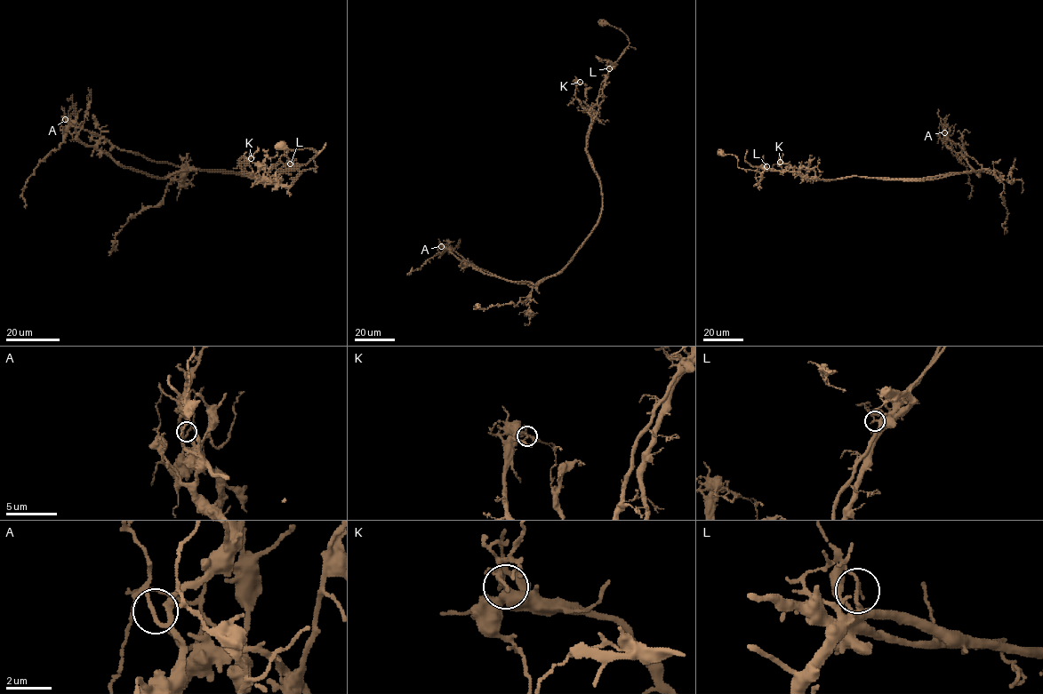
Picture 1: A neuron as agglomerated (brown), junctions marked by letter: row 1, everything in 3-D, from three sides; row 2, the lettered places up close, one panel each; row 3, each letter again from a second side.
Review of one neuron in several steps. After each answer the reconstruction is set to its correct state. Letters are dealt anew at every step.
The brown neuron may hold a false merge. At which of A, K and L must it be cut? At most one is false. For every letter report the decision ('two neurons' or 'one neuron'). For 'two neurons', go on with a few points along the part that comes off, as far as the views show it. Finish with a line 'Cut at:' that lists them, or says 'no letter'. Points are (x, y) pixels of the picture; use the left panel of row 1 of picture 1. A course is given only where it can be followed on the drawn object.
A: one neuron
K: one neuron
L: two neurons | (290, 163), (274, 180), (260, 179), (281, 183), (175, 166), (124, 151), (76, 123), (28, 179), (25, 208)
Cut at: L

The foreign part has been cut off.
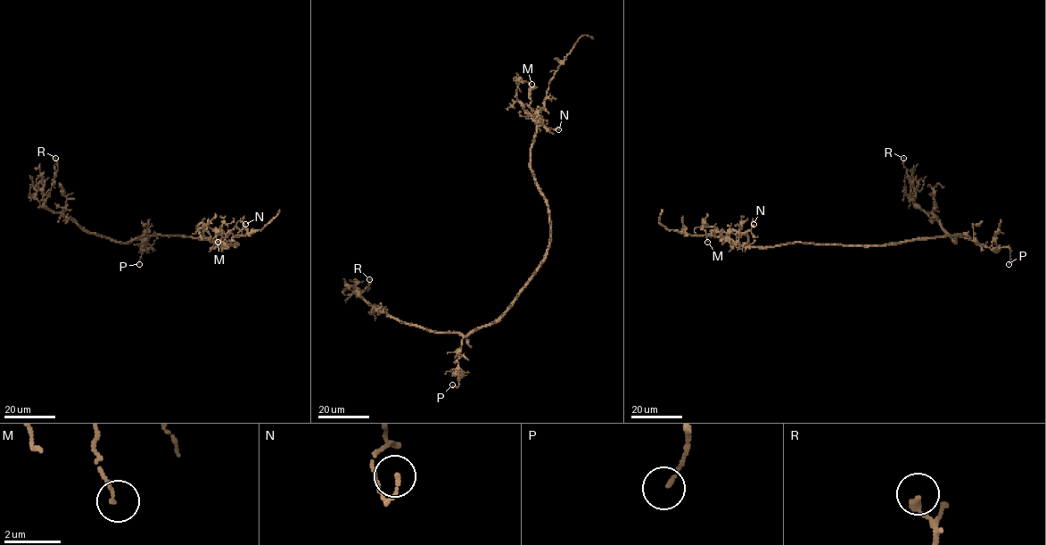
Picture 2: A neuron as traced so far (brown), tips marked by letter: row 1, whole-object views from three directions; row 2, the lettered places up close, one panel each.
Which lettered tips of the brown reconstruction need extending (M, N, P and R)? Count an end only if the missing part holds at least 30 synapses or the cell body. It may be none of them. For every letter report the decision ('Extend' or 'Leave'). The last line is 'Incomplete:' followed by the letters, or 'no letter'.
M: Leave
N: Leave
P: Leave
R: Leave
Incomplete: no letter

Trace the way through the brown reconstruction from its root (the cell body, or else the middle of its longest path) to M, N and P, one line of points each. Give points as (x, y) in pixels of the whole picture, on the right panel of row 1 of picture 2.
M: (895, 243), (790, 243), (744, 247), (734, 231), (711, 232), (707, 242)
N: (895, 243), (840, 245), (790, 243), (756, 247), (748, 244), (747, 231), (751, 228), (753, 221), (753, 224)
P: (895, 243), (960, 235), (992, 250), (1008, 247), (1010, 251), (1008, 264)

